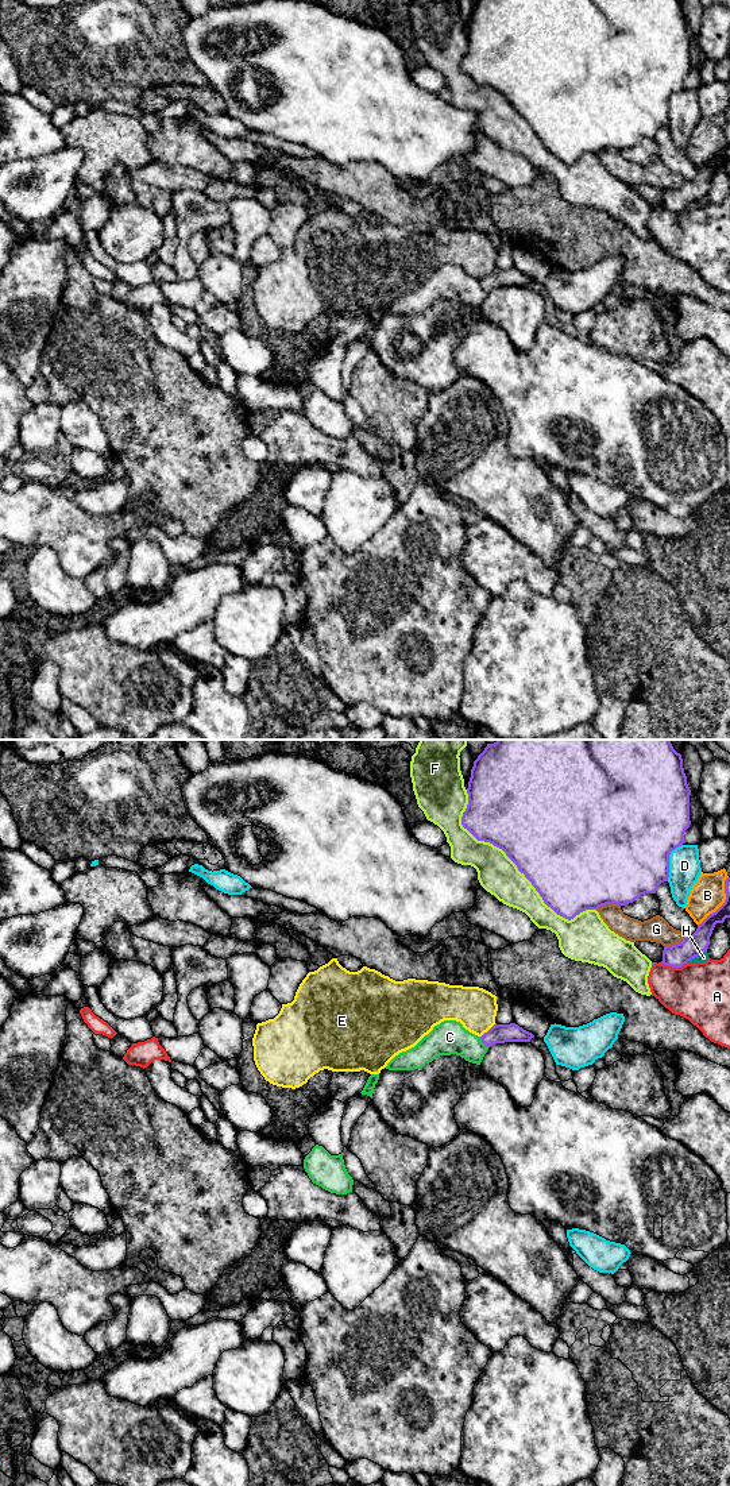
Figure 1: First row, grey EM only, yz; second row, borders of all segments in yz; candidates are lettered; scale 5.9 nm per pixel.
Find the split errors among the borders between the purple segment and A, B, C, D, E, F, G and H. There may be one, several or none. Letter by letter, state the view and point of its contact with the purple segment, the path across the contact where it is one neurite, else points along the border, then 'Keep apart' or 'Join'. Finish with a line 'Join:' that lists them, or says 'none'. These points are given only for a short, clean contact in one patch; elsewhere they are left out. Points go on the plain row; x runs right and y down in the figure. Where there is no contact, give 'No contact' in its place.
A: Touches purple at yz (672, 211). Keep apart
B: Touches purple at yz (725, 146). Keep apart
C: Touches purple at yz (482, 285). Path across: yz (498, 277), (482, 285), (458, 285), (450, 281). Join
D: Touches purple at yz (668, 105). Keep apart
E: Touches purple at yz (489, 274). Keep apart
F: Touches purple at yz (514, 107). Keep apart
G: Touches purple at yz (607, 147). Keep apart
H: Touches purple at yz (695, 200). Boundary: yz (706, 195), (686, 207). Keep apart
Join: C

